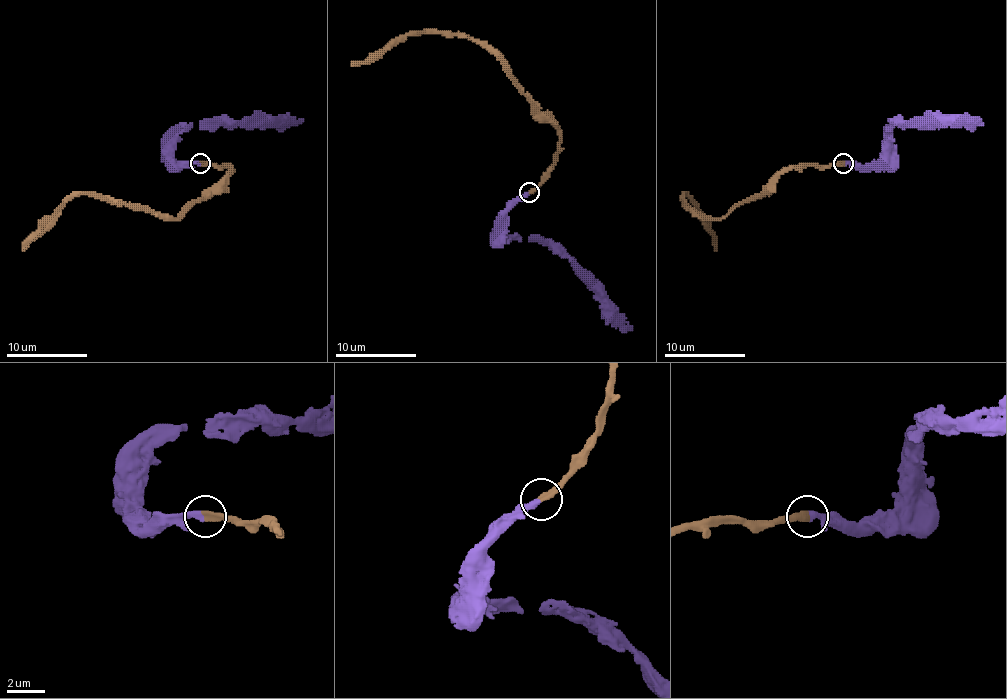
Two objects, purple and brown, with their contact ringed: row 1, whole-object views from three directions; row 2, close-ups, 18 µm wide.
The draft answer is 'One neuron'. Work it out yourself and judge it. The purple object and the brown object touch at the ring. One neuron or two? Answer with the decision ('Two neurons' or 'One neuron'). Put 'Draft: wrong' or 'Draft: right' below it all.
One neuron
Draft: right

